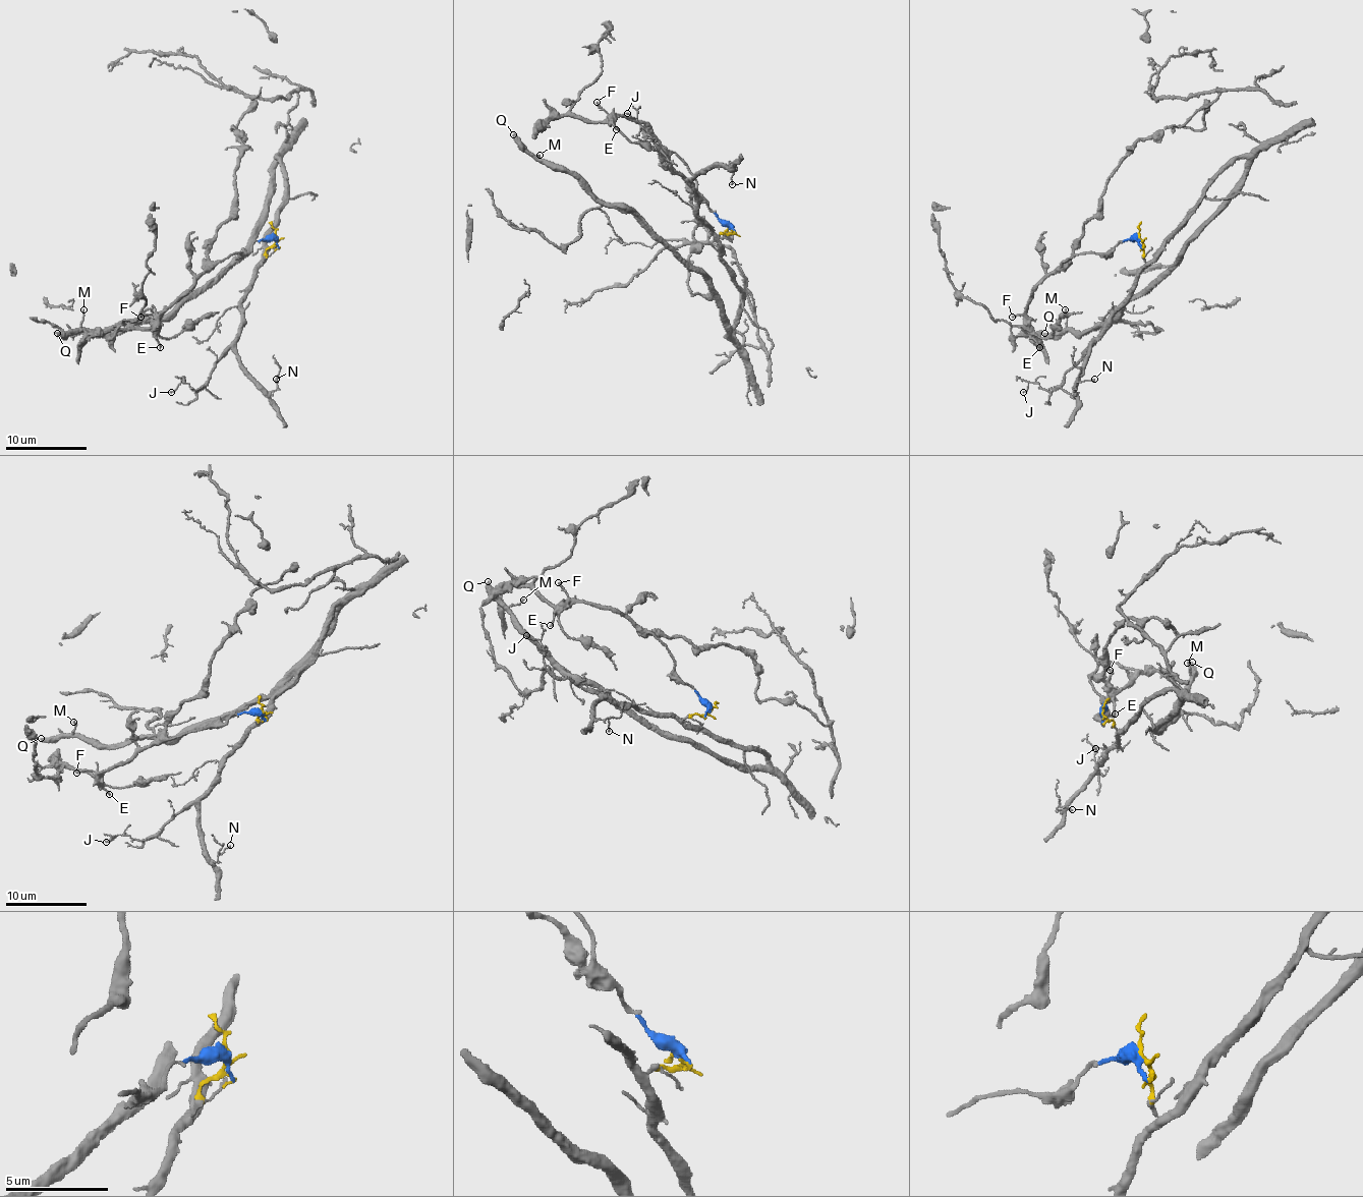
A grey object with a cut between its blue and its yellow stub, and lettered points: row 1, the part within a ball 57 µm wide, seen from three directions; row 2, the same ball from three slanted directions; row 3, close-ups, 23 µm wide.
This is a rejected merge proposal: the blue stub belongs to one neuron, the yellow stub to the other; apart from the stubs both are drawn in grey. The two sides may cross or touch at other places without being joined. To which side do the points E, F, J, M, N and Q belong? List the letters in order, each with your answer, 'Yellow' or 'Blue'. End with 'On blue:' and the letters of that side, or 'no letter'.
E: Blue
F: Blue
J: Yellow
M: Yellow
N: Yellow
Q: Yellow
On blue: E, F

